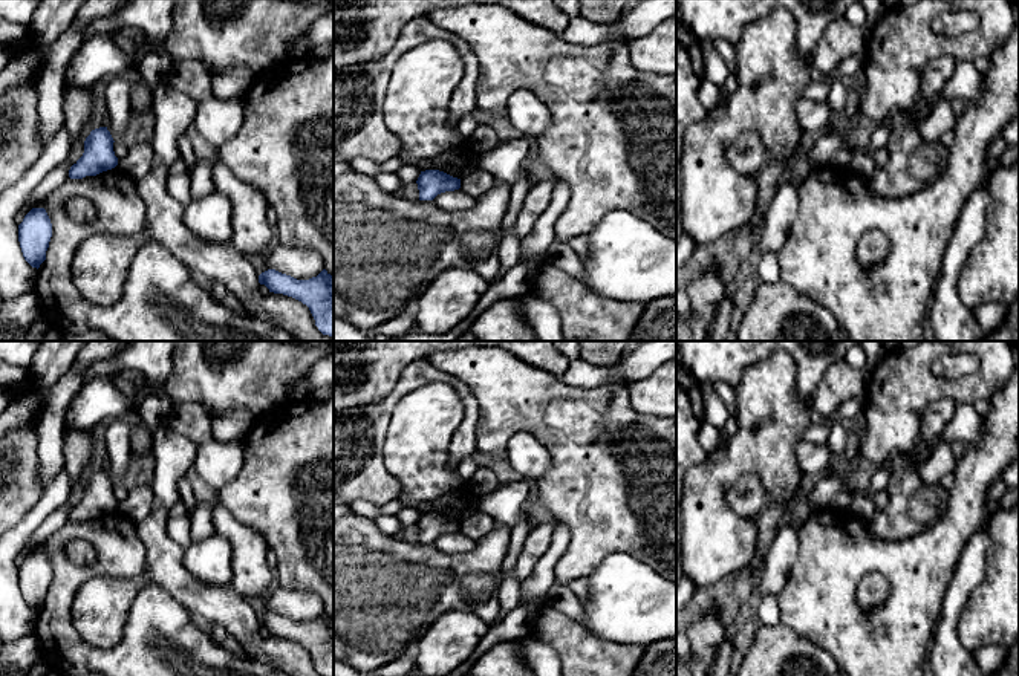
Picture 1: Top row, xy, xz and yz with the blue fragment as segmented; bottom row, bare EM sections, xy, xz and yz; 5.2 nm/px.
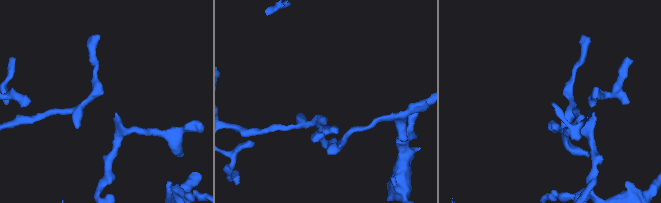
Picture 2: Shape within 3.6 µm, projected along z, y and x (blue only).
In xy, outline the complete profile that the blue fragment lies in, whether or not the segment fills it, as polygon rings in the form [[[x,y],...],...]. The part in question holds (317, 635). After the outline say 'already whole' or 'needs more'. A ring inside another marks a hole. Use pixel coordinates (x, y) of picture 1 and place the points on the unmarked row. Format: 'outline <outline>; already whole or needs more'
outline [[[275,612],[259,618],[269,635],[292,639],[306,647],[321,676],[334,676],[334,618],[323,612],[317,619],[297,622]]]; already whole

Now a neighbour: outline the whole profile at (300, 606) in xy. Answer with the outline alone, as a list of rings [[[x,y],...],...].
[[[285,587],[275,589],[268,598],[269,612],[291,618],[297,622],[309,622],[324,612],[321,598],[314,592],[297,592]]]

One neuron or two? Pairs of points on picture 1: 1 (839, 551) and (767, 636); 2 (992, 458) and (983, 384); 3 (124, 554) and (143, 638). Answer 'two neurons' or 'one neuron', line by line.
1: two neurons
2: two neurons
3: one neuron

